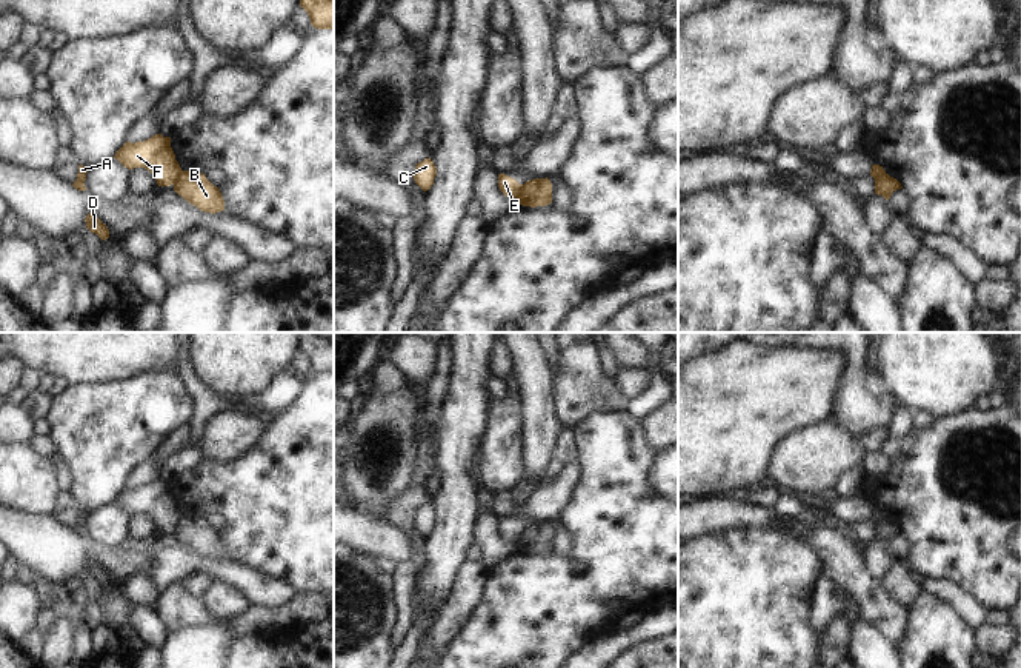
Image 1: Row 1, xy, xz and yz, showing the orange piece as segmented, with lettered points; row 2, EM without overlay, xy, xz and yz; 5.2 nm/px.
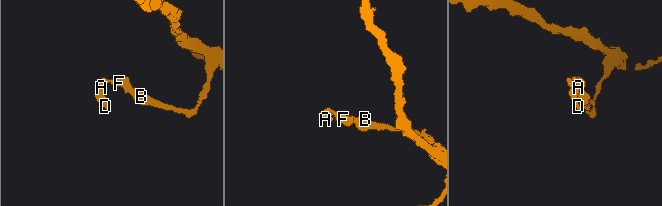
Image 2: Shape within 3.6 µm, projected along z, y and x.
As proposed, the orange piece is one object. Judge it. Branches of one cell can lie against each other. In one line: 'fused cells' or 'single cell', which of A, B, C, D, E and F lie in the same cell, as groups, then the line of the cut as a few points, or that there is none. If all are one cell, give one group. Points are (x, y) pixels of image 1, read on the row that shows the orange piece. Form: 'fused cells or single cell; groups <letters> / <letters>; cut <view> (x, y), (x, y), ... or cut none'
fused cells; groups A C D E F / B; cut xz (522, 185), (515, 199)

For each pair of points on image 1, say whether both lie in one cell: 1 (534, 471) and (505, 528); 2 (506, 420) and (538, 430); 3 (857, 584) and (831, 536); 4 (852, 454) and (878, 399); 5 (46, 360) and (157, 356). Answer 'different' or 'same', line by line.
1: different
2: different
3: same
4: different
5: same

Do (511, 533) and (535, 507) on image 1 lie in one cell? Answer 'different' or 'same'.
same

